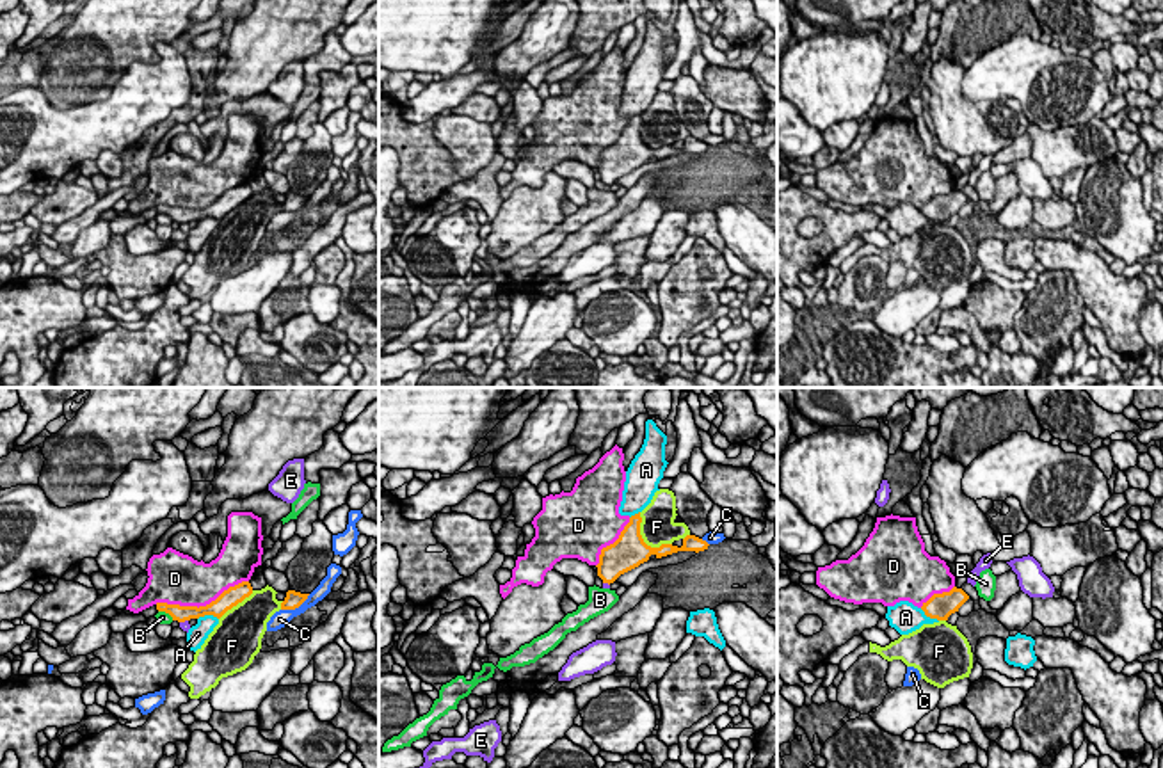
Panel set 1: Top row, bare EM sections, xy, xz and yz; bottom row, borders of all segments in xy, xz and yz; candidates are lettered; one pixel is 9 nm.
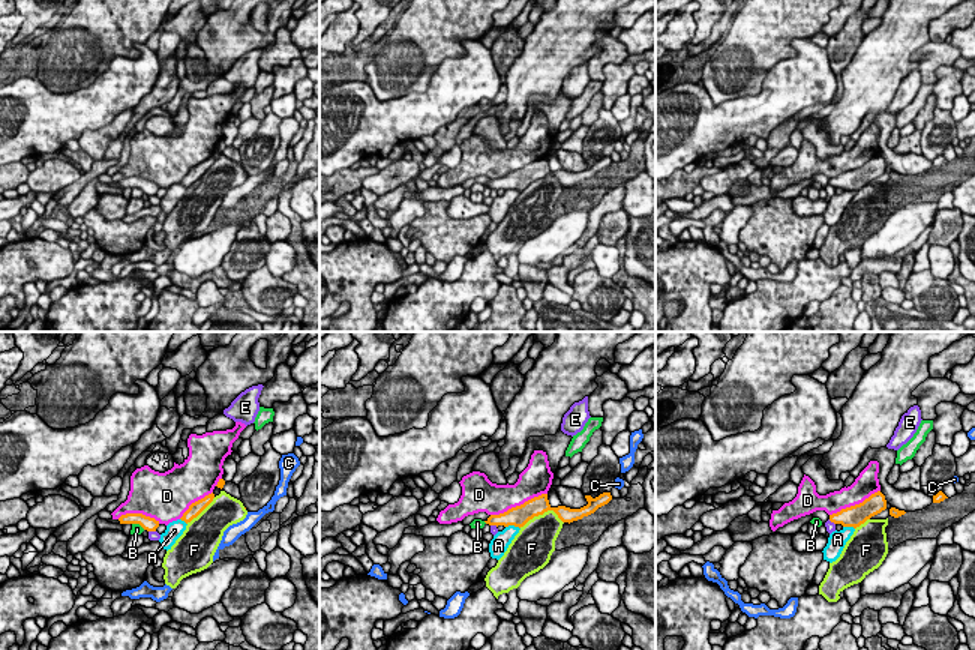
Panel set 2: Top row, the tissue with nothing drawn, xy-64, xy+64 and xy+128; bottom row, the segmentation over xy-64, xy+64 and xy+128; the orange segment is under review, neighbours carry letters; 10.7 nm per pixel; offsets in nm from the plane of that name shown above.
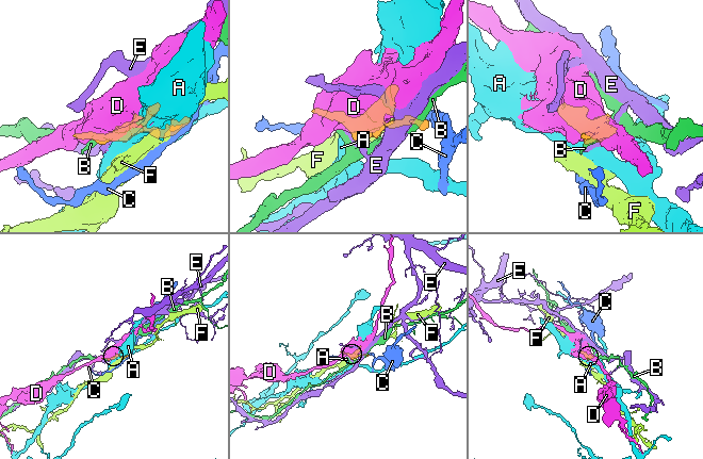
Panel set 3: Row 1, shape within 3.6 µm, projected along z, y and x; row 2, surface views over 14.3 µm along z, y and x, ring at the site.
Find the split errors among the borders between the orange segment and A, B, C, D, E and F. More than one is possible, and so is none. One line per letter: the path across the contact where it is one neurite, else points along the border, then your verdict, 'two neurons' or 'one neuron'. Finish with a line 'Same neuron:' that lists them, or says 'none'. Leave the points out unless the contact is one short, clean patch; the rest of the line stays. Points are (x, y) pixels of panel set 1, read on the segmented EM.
A: two neurons
B: along xy (159, 610), (164, 610), (173, 619) | two neurons
C: along xy (310, 594), (297, 607), (281, 610) | two neurons
D: two neurons
E: two neurons
F: two neurons
Same neuron: none

